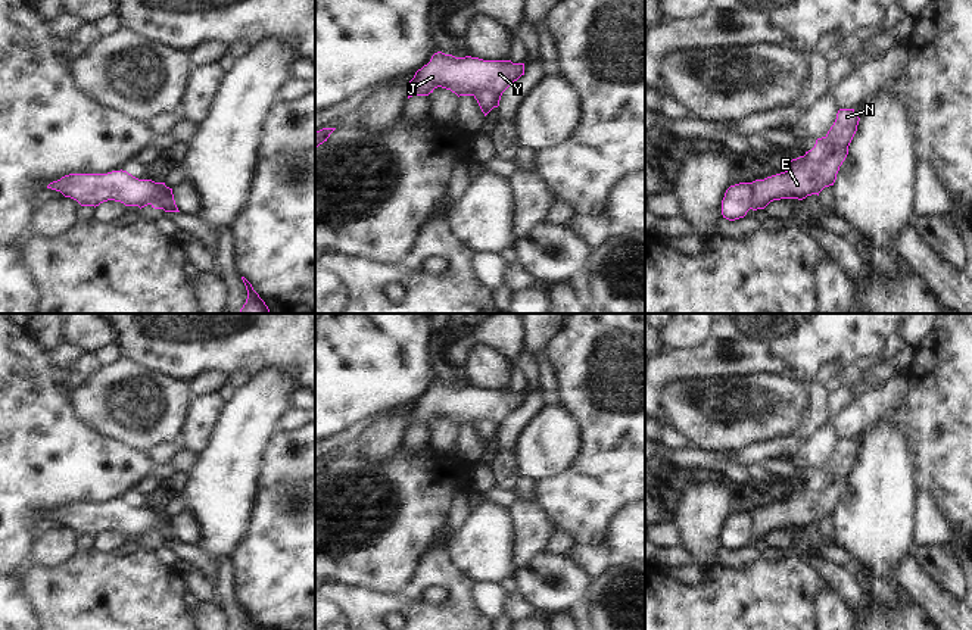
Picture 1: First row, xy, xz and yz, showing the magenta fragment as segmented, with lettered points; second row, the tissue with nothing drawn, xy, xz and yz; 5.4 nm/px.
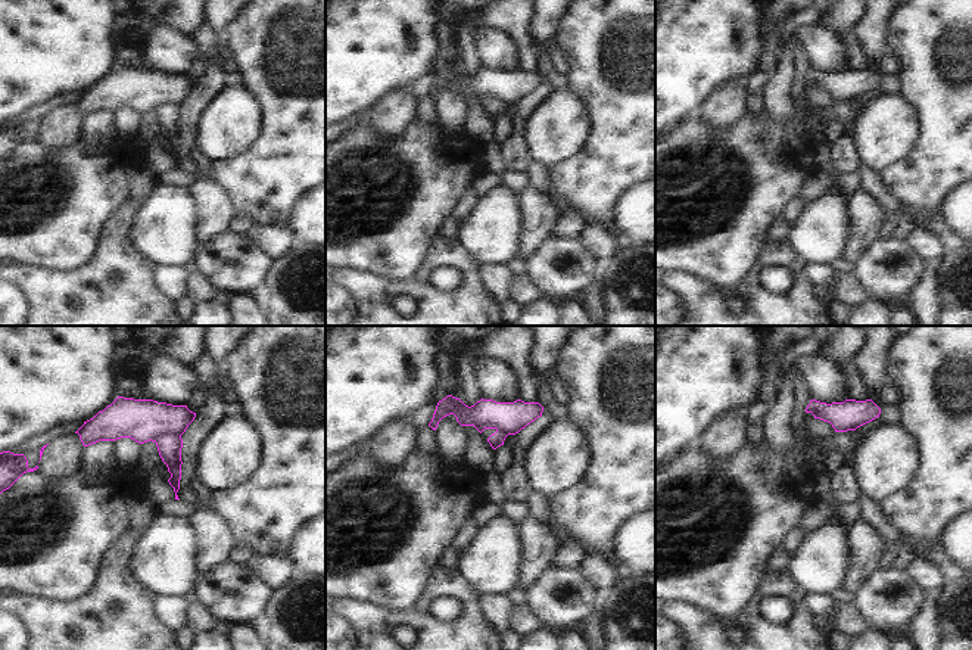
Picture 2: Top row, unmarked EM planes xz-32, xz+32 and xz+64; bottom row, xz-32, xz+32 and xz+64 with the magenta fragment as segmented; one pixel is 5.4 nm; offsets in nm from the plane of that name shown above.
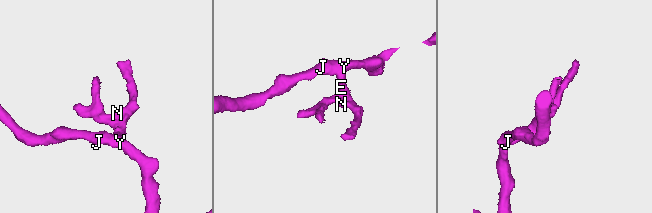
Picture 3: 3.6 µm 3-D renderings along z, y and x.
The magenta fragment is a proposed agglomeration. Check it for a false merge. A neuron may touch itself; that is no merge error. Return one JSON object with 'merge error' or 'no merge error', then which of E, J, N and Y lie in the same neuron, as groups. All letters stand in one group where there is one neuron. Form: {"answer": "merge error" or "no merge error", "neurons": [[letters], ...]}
{"answer": "merge error", "neurons": [["E", "N"], ["J", "Y"]]}

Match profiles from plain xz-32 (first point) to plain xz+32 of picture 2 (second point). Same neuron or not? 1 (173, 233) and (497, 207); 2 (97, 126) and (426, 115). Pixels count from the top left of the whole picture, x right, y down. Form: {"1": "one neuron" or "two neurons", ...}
{"1": "one neuron", "2": "one neuron"}

